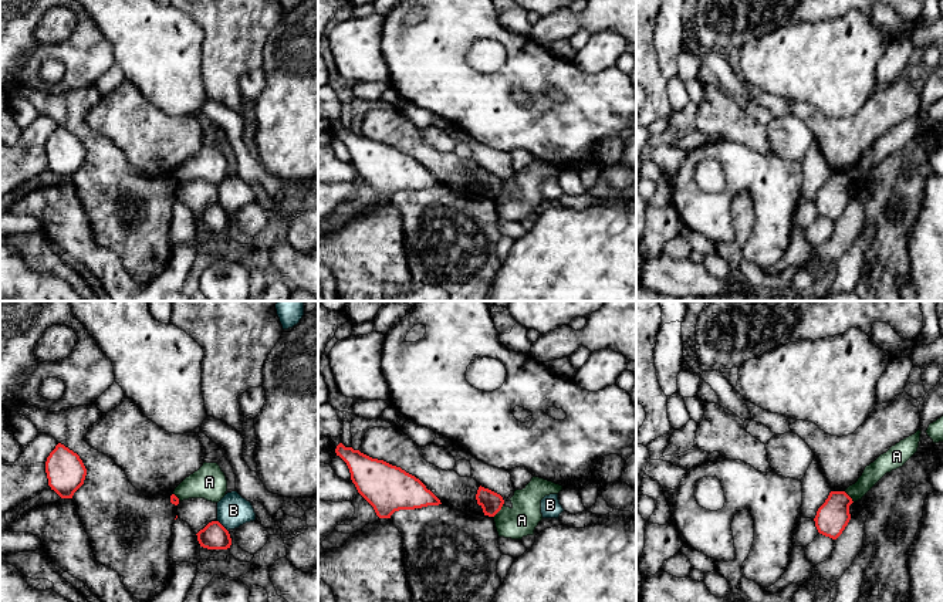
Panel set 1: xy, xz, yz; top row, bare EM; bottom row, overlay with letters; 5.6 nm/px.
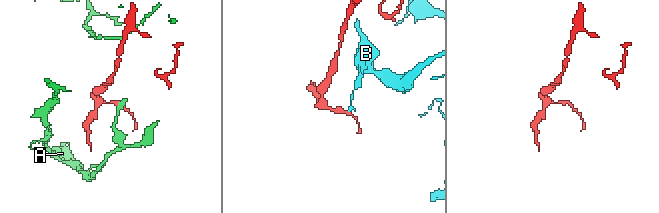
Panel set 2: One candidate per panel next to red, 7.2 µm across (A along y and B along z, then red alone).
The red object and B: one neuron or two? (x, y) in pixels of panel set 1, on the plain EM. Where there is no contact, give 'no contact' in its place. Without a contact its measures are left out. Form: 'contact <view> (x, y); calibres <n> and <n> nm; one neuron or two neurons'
contact xy (222, 208); calibres 150 and 180 nm; two neurons

